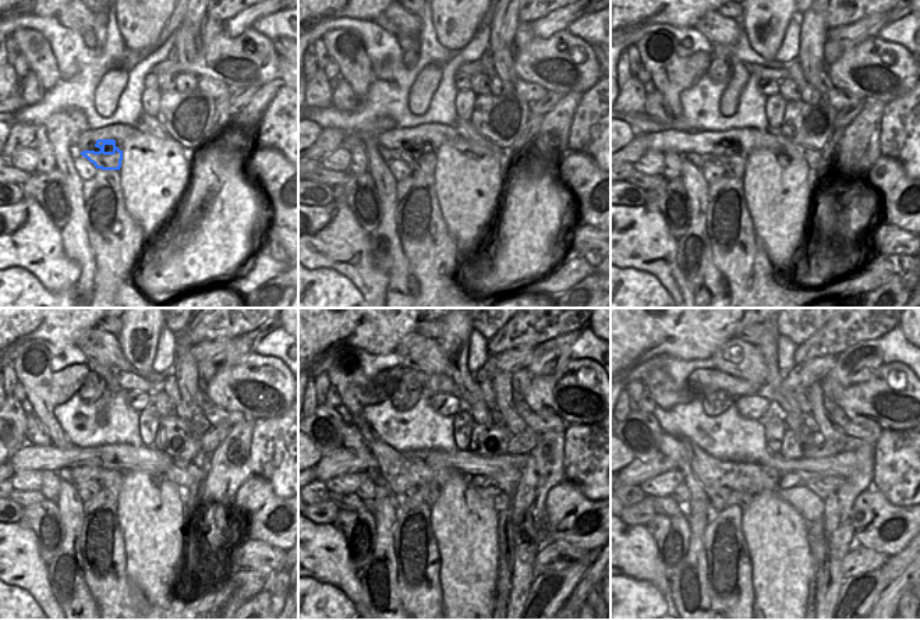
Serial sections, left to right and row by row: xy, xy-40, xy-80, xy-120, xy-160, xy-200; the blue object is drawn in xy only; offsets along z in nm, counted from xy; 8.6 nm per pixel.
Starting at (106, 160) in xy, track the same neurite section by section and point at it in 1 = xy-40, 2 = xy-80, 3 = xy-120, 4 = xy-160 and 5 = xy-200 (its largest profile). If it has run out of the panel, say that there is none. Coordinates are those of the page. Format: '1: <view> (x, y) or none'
1: xy-40 (425, 162)
2: xy-80 (735, 166)
3: xy-120 (110, 481)
4: xy-160 (427, 493)
5: xy-200 (742, 499)

